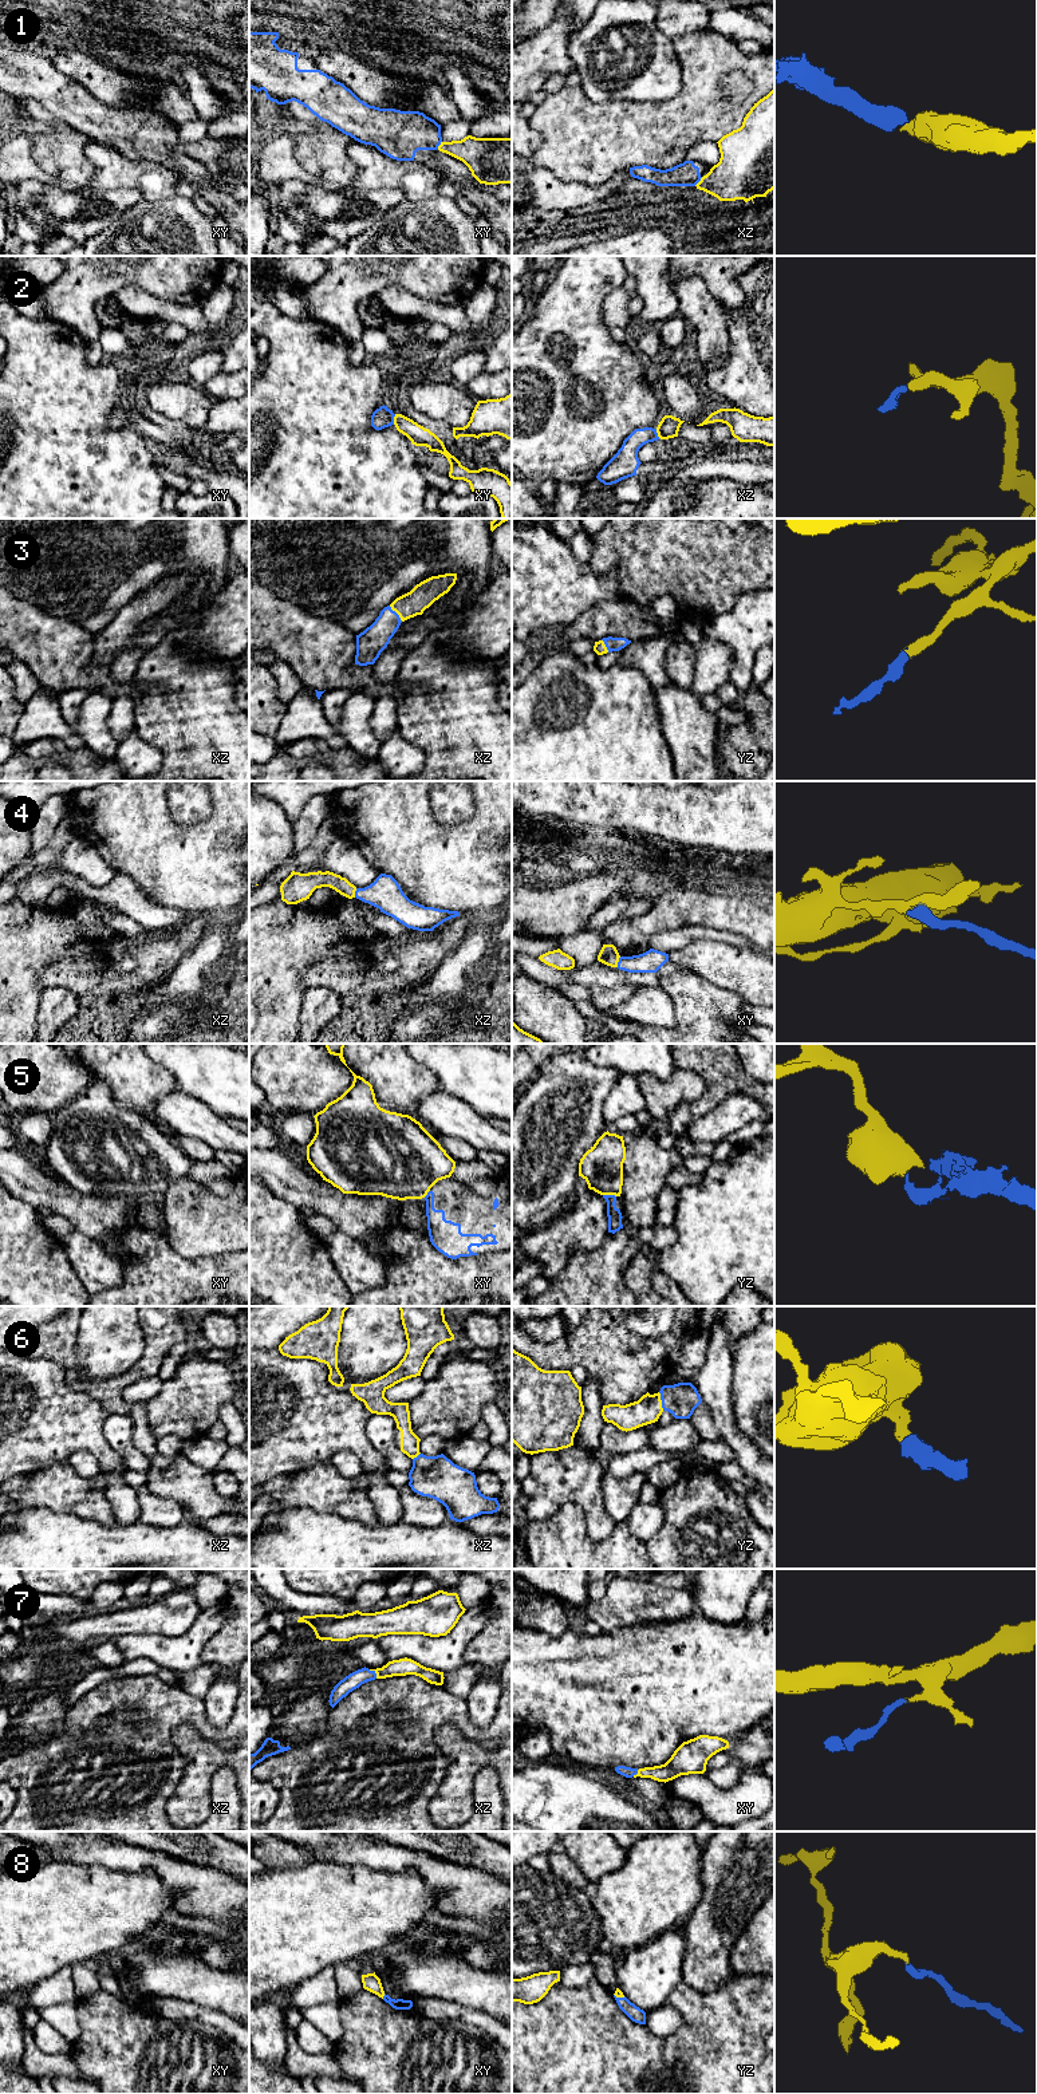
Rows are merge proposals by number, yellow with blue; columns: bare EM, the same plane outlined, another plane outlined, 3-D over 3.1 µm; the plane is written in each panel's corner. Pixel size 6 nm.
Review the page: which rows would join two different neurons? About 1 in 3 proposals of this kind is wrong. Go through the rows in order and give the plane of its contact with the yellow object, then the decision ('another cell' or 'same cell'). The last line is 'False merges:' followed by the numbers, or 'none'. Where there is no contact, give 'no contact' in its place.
1: xz | another cell
2: xy | same cell
3: xz | same cell
4: xy | same cell
5: yz | another cell
6: yz | same cell
7: xz | same cell
8: xy | same cell
False merges: 1, 5

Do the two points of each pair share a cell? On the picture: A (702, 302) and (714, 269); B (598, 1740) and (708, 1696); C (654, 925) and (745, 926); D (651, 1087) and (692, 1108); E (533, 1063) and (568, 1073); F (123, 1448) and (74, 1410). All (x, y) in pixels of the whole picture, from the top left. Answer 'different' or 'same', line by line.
A: different
B: same
C: same
D: different
E: different
F: different

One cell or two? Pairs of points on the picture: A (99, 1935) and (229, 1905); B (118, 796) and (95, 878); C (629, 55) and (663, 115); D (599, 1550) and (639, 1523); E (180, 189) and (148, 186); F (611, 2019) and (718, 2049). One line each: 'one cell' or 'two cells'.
A: two cells
B: two cells
C: two cells
D: two cells
E: one cell
F: one cell

